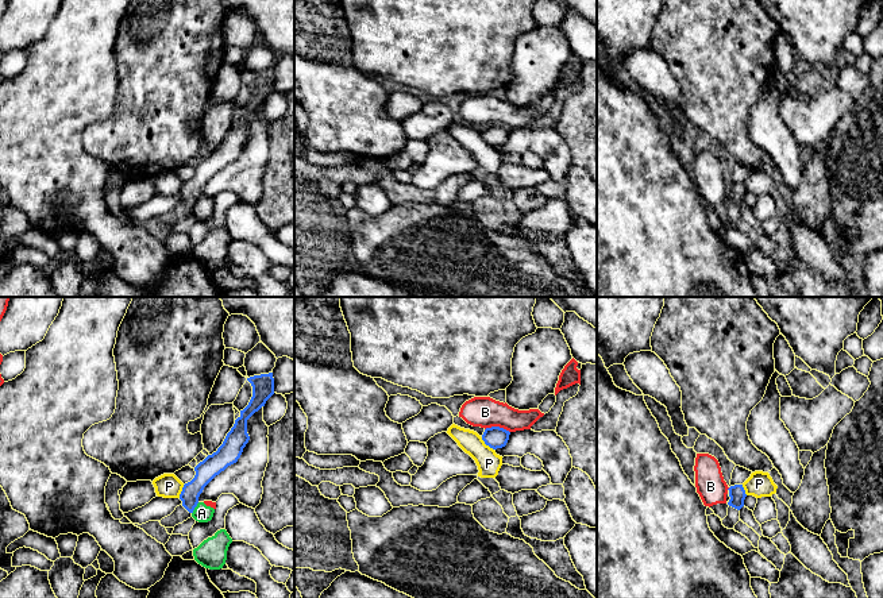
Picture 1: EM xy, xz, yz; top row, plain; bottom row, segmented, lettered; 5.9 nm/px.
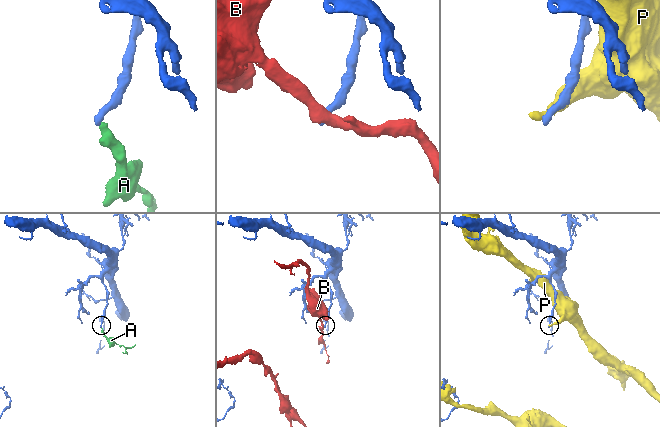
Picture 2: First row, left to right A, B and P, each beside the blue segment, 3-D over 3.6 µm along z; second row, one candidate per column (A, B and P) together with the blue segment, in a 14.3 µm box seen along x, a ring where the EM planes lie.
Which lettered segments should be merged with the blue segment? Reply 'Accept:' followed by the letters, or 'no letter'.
Accept: no letter

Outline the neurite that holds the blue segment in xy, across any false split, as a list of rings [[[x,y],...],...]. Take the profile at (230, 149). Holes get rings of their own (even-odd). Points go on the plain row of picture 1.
[[[273,70],[254,73],[247,76],[247,78],[252,84],[252,94],[248,103],[240,108],[240,113],[235,117],[234,124],[227,131],[217,148],[208,153],[194,165],[194,175],[182,185],[180,197],[189,211],[193,211],[197,204],[198,194],[204,185],[228,163],[238,159],[243,146],[250,138],[247,131],[247,117],[265,104],[266,99],[274,92]]]

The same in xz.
[[[491,124],[486,126],[482,138],[485,139],[486,143],[489,143],[493,147],[502,146],[506,143],[509,138],[510,130],[500,126],[500,124]]]

